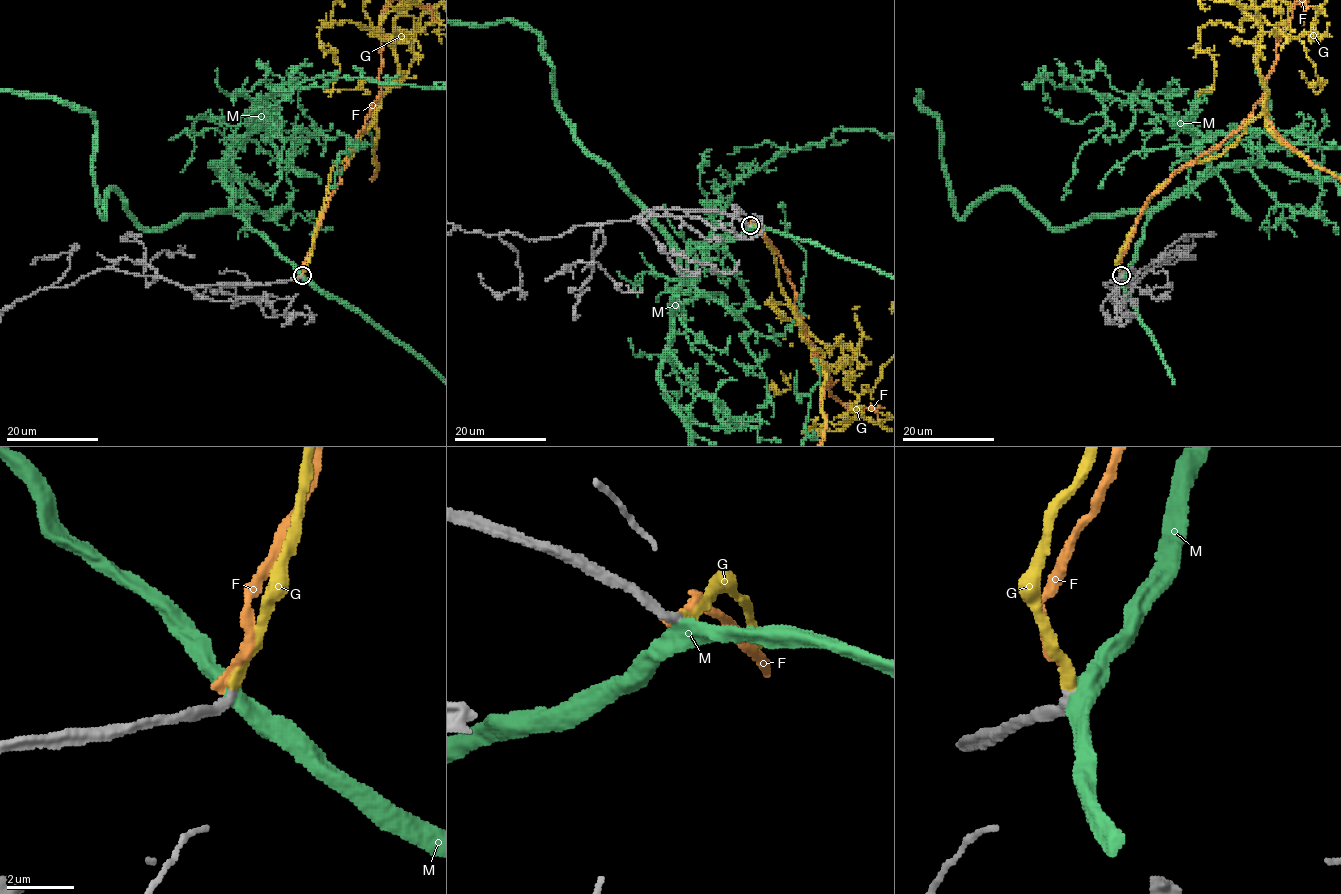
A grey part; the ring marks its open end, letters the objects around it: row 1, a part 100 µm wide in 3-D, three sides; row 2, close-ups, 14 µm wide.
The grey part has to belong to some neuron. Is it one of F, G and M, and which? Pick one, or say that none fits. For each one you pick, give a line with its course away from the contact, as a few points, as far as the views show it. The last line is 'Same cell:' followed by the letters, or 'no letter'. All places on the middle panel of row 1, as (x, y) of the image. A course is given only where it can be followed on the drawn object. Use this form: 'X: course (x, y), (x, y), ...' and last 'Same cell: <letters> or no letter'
Same cell: G

